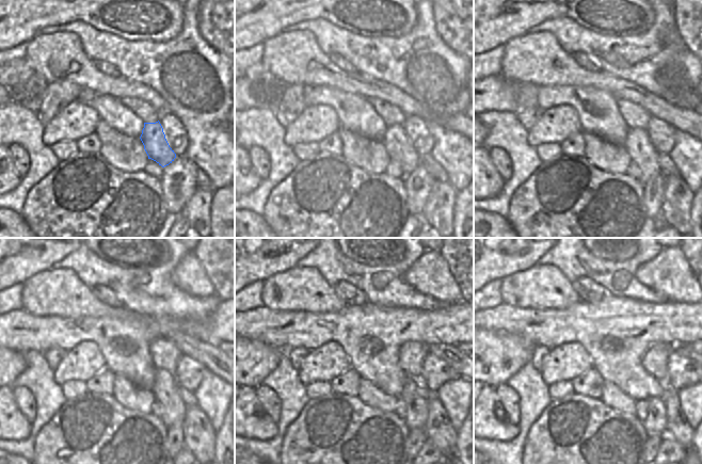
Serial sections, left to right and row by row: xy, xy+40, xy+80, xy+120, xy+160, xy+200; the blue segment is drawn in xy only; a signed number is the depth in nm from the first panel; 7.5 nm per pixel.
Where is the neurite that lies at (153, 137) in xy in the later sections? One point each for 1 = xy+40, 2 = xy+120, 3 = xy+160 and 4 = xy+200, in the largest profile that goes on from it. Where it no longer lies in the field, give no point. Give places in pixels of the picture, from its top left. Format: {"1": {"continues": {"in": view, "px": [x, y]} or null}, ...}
{"1": {"continues": {"in": "xy+40", "px": [396, 142]}}, "2": {"continues": {"in": "xy+120", "px": [164, 389]}}, "3": {"continues": {"in": "xy+160", "px": [416, 408]}}, "4": {"continues": {"in": "xy+200", "px": [655, 424]}}}

